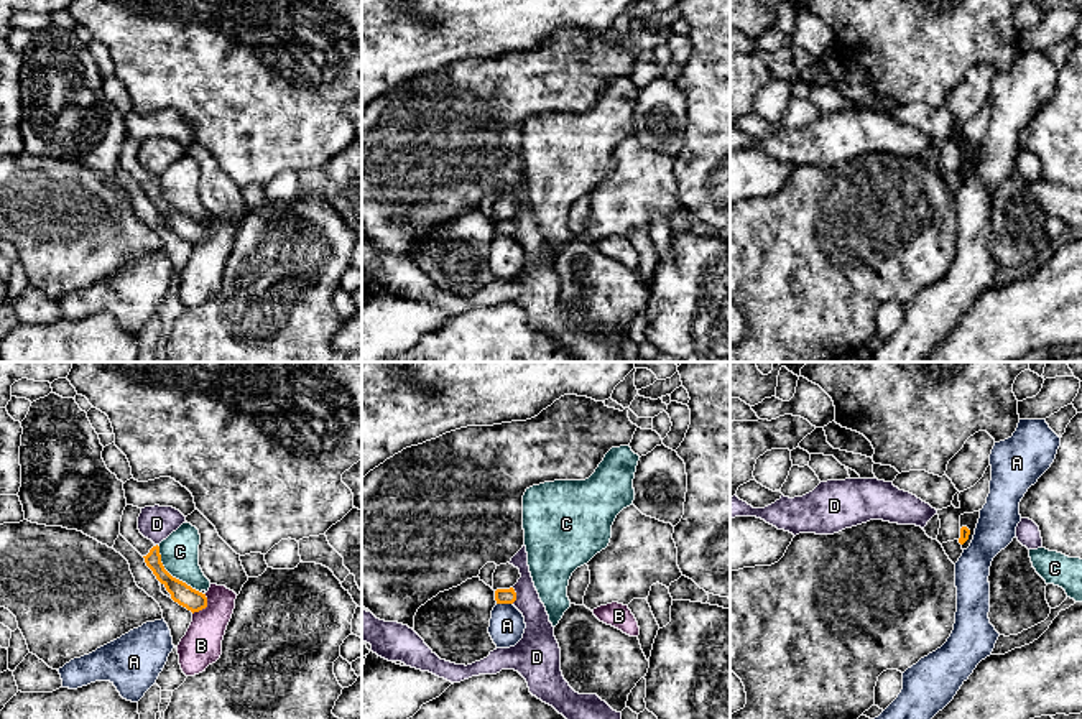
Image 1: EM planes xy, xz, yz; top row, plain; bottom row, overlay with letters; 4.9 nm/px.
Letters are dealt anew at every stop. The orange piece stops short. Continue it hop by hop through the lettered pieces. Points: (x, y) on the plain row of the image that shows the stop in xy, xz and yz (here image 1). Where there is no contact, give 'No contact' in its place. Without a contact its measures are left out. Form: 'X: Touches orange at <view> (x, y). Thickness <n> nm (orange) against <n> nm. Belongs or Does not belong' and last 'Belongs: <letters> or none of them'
A: Touches orange at xz (505, 234). Thickness 80 nm (orange) against 180 nm. Does not belong
B: Touches orange at xy (204, 239). Thickness 110 nm (orange) against 200 nm. Does not belong
C: Touches orange at xy (170, 206). Thickness 110 nm (orange) against 190 nm. Does not belong
D: Touches orange at xz (515, 227). Thickness 80 nm (orange) against 160 nm. Does not belong
Belongs: none of them

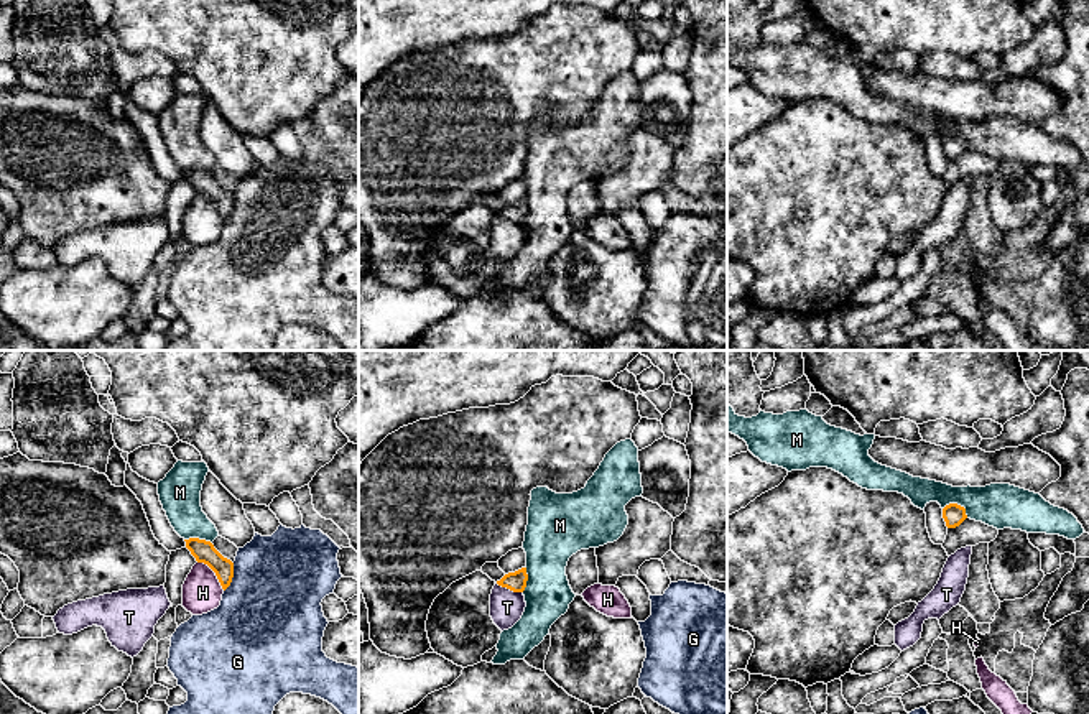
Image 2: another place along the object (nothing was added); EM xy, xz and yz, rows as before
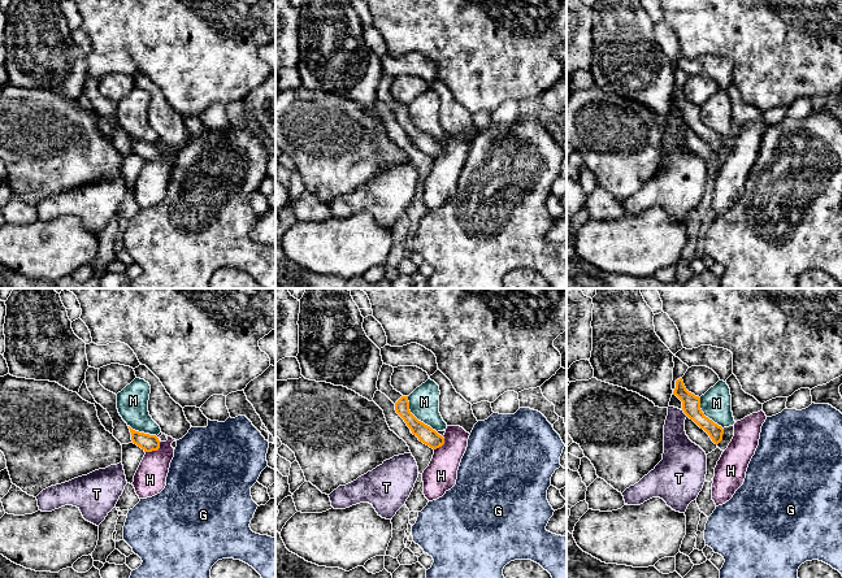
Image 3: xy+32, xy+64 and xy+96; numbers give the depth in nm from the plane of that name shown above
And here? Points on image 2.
G: Touches orange at xy (232, 208). Thickness 110 nm (orange) against 480 nm. Does not belong
H: Touches orange at xy (214, 203). Thickness 110 nm (orange) against 190 nm. Does not belong
M: Touches orange at yz (956, 135). Thickness 110 nm (orange) against 220 nm. Does not belong
T: Touches orange at xz (509, 219). Thickness 100 nm (orange) against 160 nm. Does not belong
Belongs: none of them

